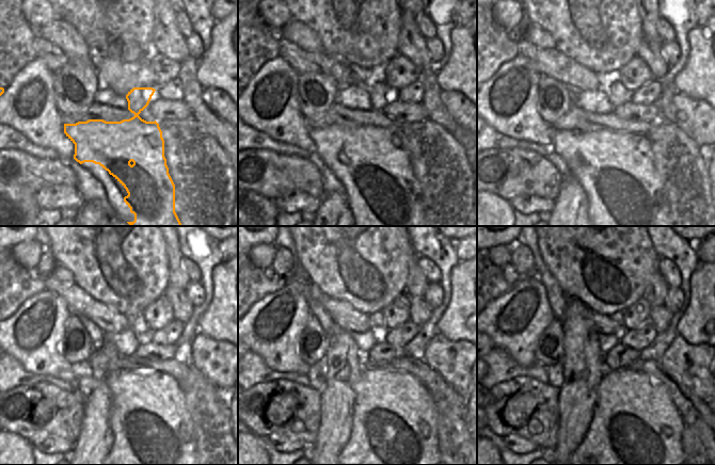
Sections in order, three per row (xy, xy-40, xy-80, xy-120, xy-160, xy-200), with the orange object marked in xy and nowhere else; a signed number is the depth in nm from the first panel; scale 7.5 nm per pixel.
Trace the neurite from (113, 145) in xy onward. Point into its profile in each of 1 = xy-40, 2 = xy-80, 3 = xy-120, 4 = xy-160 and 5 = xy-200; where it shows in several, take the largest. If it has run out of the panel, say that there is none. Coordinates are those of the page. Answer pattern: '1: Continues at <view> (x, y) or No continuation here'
1: Continues at xy-40 (394, 196)
2: Continues at xy-80 (636, 195)
3: Continues at xy-120 (161, 437)
4: Continues at xy-160 (403, 436)
5: Continues at xy-200 (647, 443)

